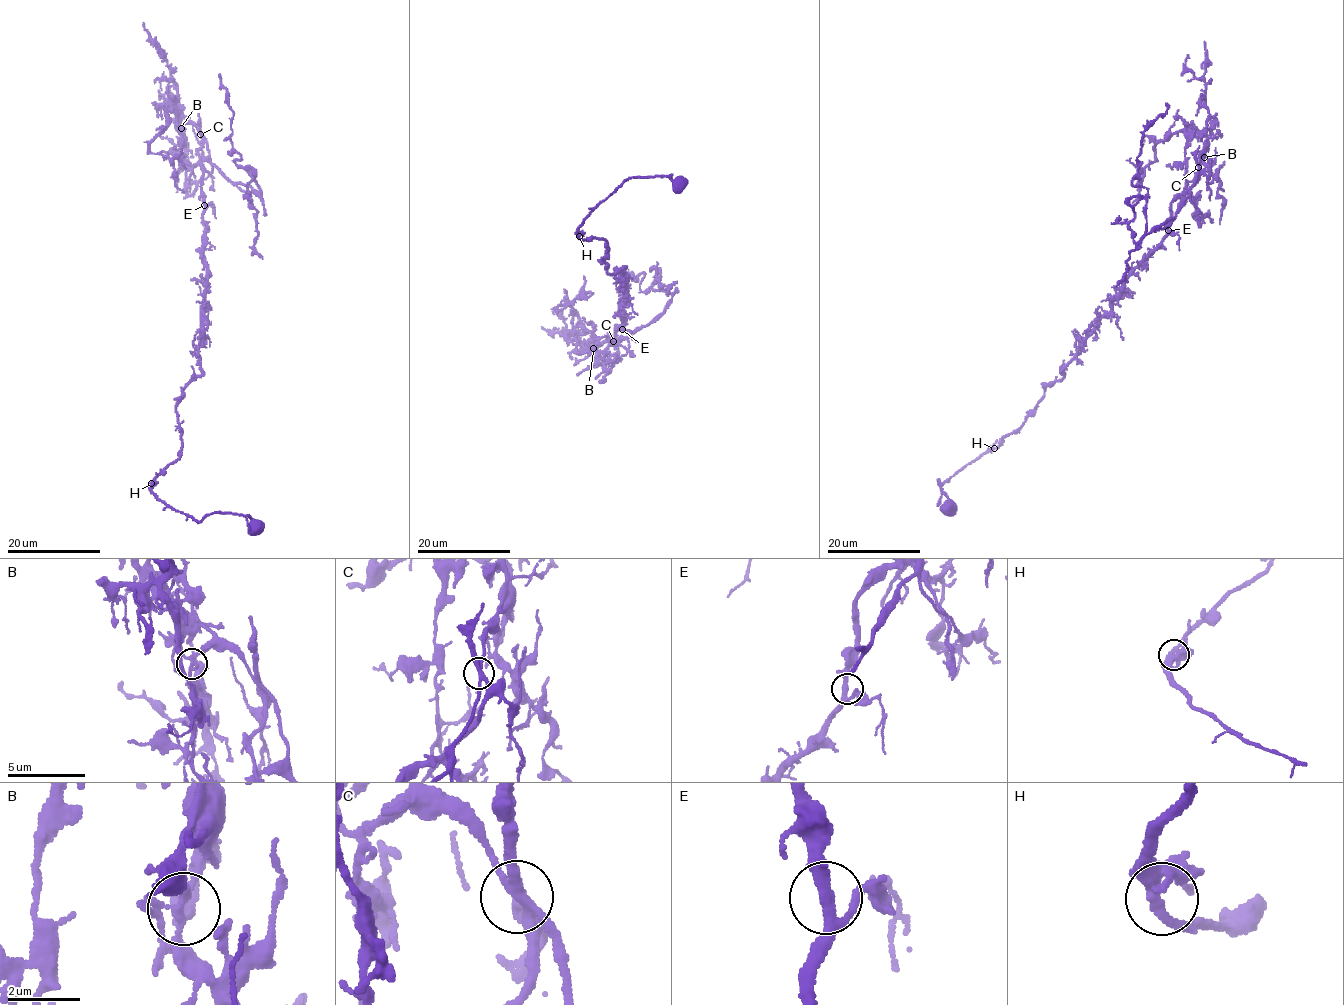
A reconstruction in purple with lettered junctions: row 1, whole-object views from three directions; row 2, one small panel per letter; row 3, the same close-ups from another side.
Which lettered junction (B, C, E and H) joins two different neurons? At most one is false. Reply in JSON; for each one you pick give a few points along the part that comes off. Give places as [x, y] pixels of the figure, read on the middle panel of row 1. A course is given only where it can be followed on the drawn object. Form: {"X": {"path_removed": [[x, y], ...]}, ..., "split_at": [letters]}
{"C": {"path_removed": [[612, 341], [646, 325], [672, 298], [642, 292], [643, 272], [627, 274], [616, 288]]}, "split_at": ["C"]}

